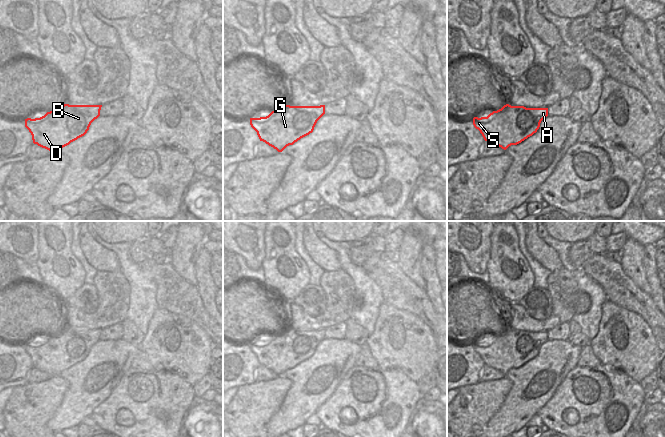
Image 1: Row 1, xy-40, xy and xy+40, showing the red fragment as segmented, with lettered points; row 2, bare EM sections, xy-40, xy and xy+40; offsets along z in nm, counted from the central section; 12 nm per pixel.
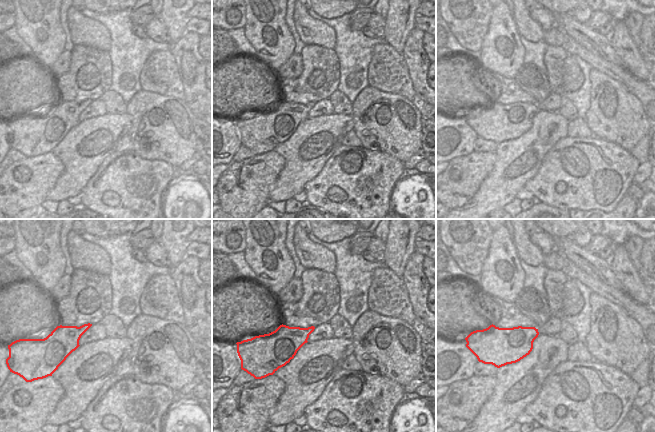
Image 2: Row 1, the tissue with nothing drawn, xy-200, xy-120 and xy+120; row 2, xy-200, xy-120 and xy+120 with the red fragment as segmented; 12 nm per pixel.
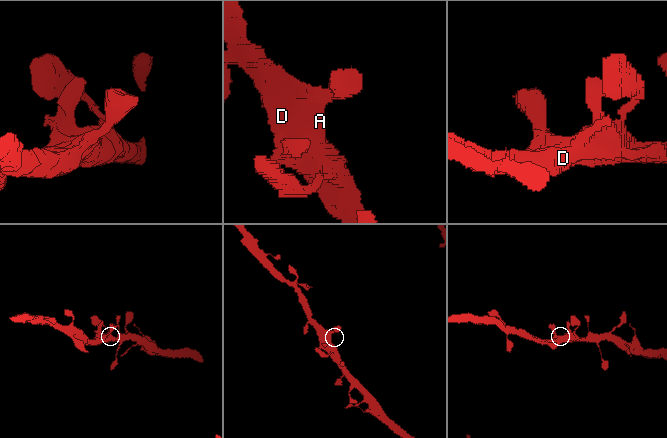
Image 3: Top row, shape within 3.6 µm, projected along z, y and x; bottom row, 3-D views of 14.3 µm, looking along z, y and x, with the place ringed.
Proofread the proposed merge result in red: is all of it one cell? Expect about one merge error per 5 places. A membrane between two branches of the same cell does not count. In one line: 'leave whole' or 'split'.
leave whole

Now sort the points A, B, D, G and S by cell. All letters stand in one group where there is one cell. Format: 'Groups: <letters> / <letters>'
Groups: A B D G S.

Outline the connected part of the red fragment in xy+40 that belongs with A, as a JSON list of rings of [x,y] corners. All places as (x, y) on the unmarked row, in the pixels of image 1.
[[[504,329],[487,341],[474,341],[473,349],[480,355],[485,365],[506,374],[532,360],[540,351],[540,347],[548,340],[548,332],[526,332],[524,330]]]

